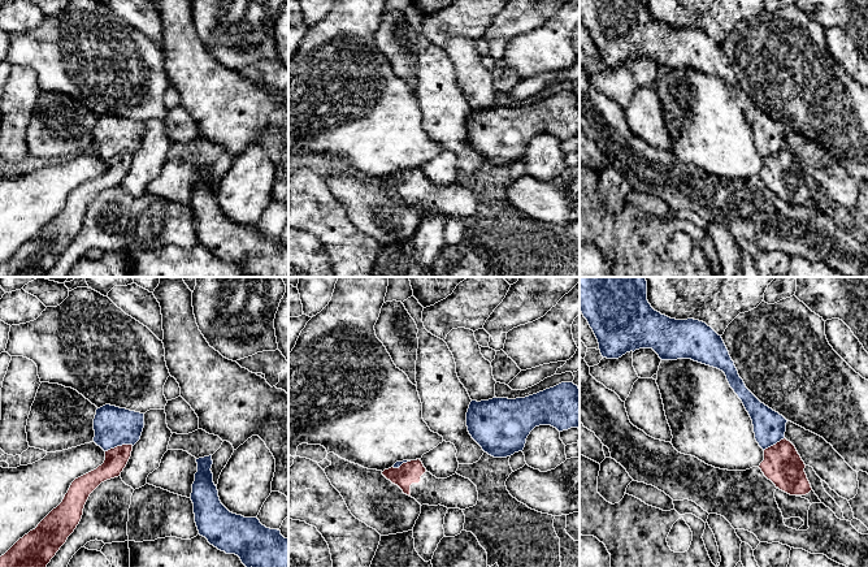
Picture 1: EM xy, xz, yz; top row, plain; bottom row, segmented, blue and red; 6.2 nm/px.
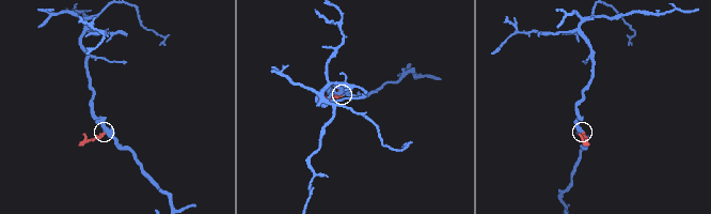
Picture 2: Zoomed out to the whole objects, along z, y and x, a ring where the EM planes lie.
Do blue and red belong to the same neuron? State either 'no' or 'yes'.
no

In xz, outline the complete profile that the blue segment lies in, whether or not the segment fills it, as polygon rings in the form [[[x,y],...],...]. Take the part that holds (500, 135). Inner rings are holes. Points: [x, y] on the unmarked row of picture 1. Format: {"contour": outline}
{"contour": [[[561,91],[525,107],[492,107],[472,109],[466,121],[466,135],[472,147],[494,166],[507,166],[522,160],[530,140],[539,134],[551,134],[559,140],[580,135],[580,96]]]}

